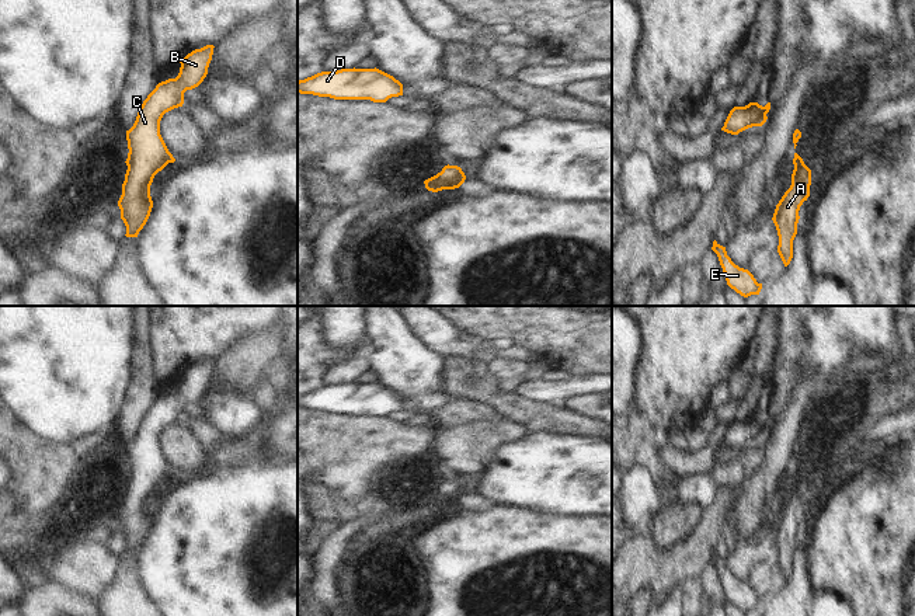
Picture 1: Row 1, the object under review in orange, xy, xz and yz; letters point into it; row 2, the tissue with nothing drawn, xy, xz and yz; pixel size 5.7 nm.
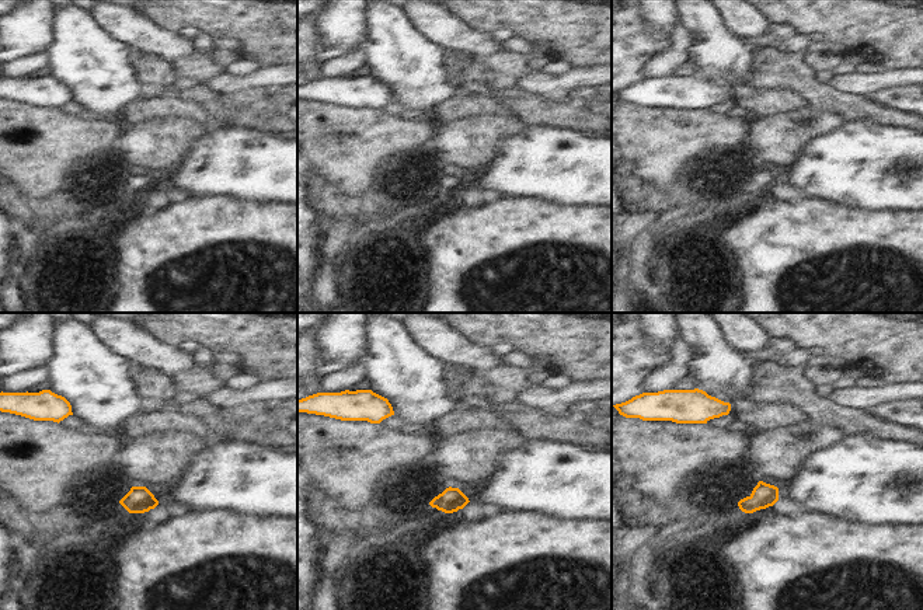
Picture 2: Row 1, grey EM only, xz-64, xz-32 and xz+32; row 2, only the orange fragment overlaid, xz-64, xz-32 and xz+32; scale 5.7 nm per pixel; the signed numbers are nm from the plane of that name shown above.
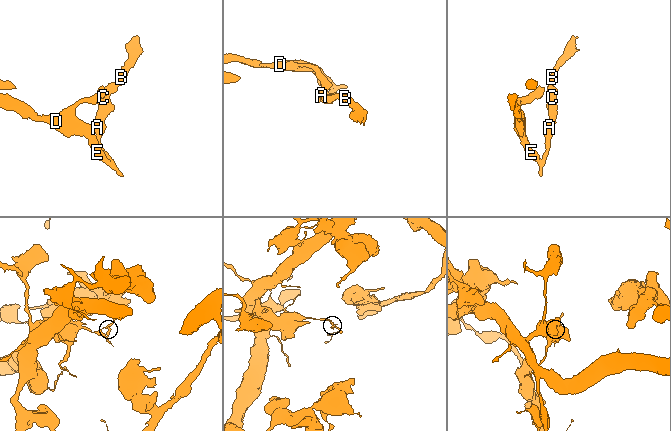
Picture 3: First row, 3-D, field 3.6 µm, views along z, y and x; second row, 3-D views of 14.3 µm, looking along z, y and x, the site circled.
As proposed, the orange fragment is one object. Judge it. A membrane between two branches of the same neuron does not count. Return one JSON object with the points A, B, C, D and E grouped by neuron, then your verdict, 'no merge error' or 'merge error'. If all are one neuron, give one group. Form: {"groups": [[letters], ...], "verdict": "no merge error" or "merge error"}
{"groups": [["A", "B", "C", "D", "E"]], "verdict": "no merge error"}

